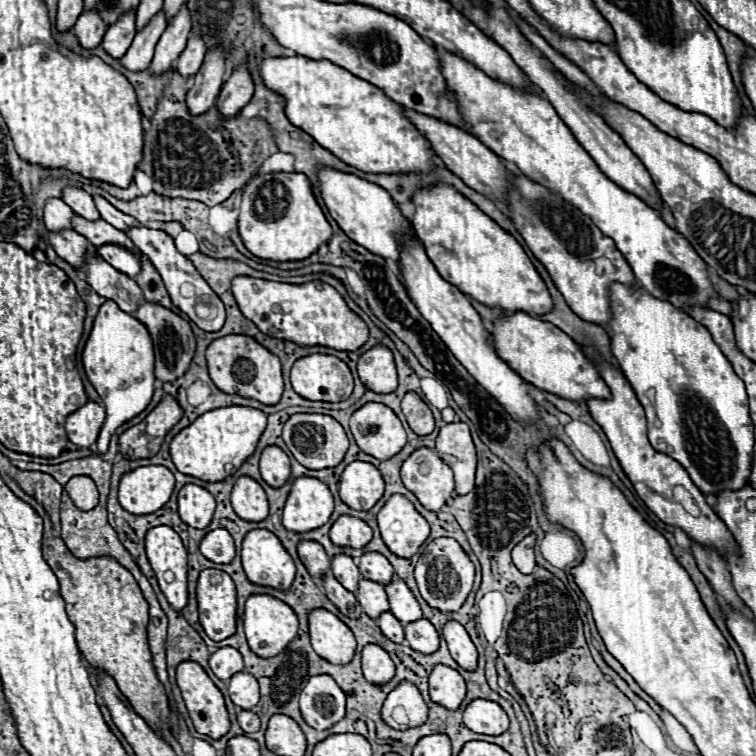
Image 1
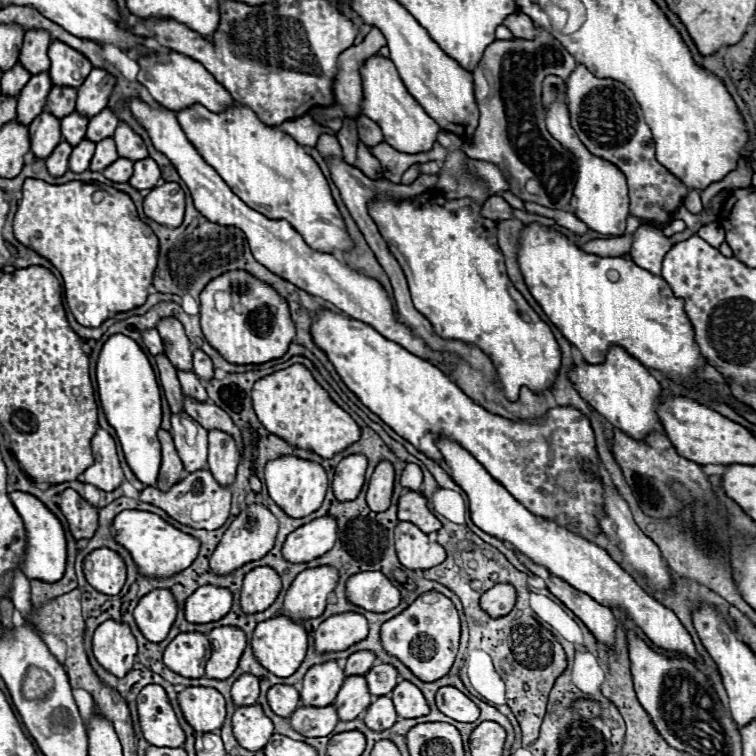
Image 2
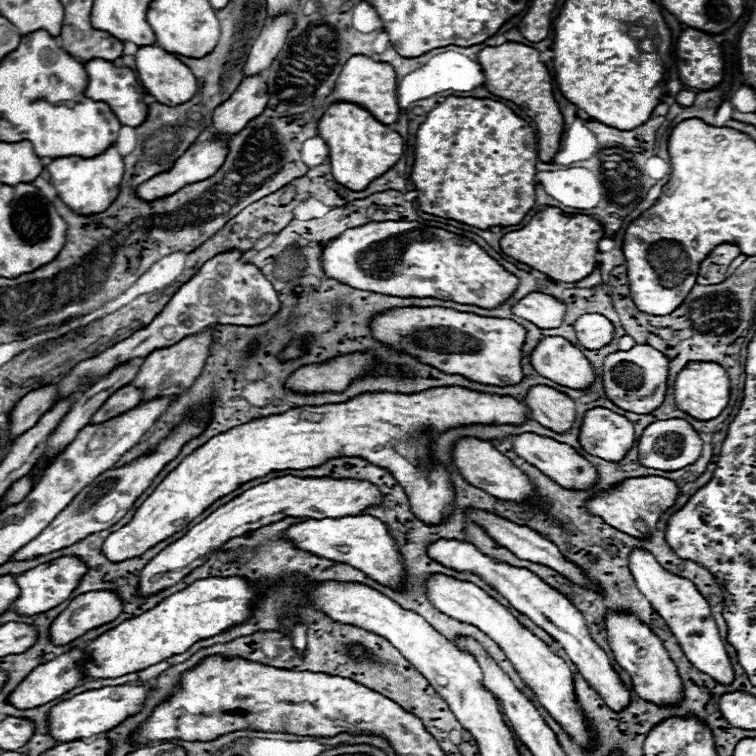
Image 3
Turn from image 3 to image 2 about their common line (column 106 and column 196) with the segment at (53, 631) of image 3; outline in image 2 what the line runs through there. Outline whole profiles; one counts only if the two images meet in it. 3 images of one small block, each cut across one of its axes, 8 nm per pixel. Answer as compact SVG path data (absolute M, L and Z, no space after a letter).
M200 586L184 604L184 616L188 622L206 624L220 620L232 608L232 592L220 586Z

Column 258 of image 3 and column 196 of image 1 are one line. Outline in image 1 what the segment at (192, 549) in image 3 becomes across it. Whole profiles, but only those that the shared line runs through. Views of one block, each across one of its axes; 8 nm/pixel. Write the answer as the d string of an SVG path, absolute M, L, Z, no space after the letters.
M184 484L178 492L180 518L192 528L206 528L212 520L216 502L214 496L196 484Z

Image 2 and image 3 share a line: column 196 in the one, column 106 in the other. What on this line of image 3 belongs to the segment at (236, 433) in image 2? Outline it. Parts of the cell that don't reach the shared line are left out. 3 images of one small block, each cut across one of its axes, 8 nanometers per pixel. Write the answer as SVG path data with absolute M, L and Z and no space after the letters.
M124 386L118 392L114 392L100 408L98 412L92 416L90 424L102 424L110 418L116 418L120 414L124 414L126 410L132 410L136 404L140 402L140 390L132 388L132 386Z

